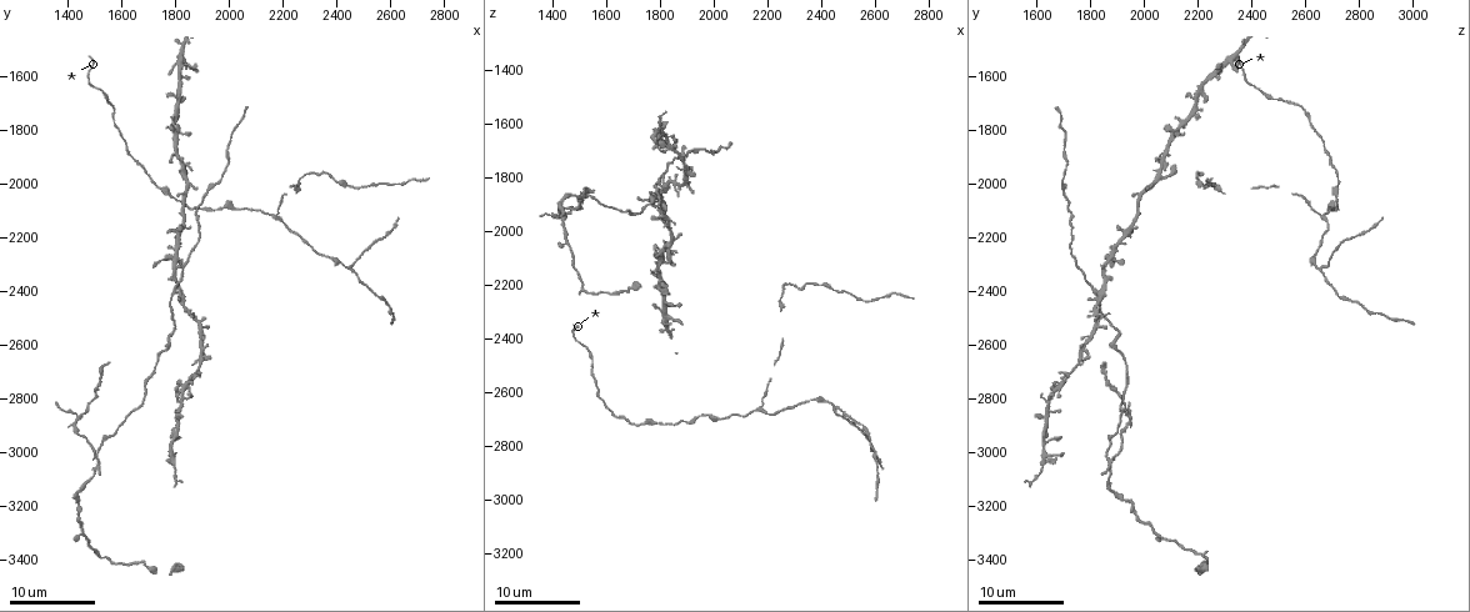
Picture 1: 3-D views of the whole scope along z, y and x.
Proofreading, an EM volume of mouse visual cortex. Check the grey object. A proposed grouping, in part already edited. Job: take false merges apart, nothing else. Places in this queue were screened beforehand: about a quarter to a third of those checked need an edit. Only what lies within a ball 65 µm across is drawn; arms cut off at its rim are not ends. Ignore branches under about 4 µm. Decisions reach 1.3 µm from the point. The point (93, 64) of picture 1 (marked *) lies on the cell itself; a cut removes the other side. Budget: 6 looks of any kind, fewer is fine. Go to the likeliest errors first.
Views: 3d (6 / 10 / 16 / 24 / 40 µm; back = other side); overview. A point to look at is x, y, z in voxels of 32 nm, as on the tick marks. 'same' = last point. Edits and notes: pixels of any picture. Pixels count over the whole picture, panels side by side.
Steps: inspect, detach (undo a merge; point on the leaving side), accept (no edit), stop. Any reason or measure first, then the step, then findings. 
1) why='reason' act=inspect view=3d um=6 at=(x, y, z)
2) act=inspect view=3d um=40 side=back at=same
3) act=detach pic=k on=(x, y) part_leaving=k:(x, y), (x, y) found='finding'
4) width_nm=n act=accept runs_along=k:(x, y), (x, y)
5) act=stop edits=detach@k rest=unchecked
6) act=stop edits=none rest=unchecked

why='four or more arms meet' act=inspect view=3d um=16 at=(1800, 2410, 1830)

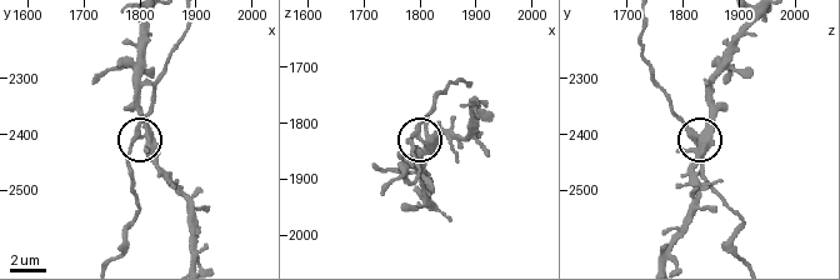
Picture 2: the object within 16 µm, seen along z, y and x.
arms=4 act=detach pic=2 on=(126, 156) found='a second cell is stuck on'

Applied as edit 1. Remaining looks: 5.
why='three arms meet' act=inspect view=3d um=10 at=(2180, 2120, 2670)

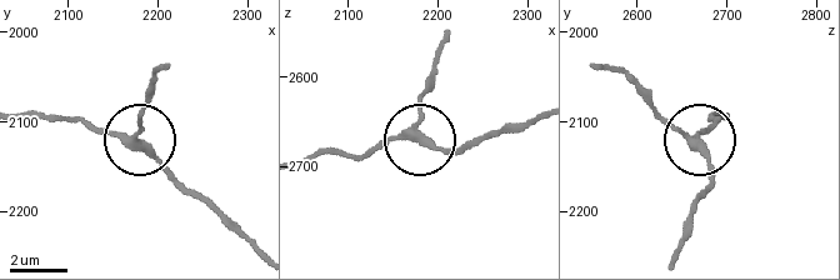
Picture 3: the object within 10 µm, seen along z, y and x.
why='other side' act=inspect view=3d um=10 side=back at=(2175, 2120, 2665)

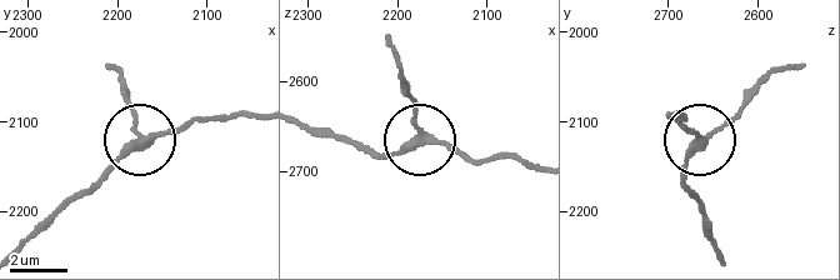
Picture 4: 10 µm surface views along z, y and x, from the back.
width_nm=260 act=accept runs_along=4:(670, 113), (706, 139), (760, 86) found='continuous, no second cell'

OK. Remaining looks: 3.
why='branch point' act=inspect view=3d um=10 at=(2460, 2300, 2660)

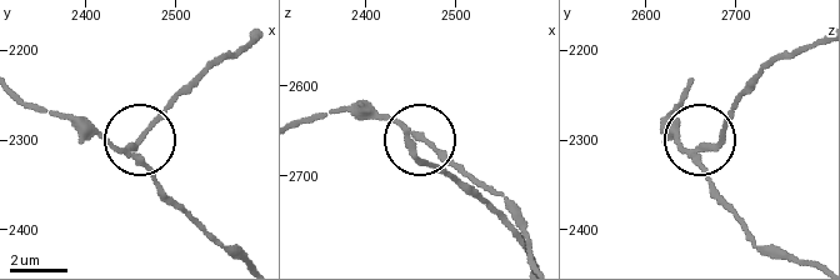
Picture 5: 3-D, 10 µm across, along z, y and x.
act=inspect view=3d um=10 side=back at=(2450, 2310, 2665)

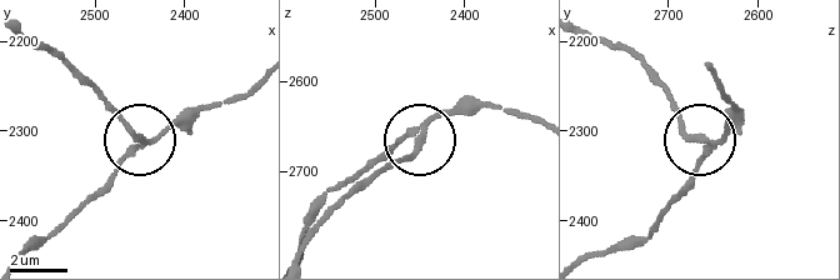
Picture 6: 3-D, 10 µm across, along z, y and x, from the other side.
arms=3 act=detach pic=6 on=(116, 113) part_leaving=6:(143, 143), (53, 53), (21, 35) found='a second cell is stuck on'

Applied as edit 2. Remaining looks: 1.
act=stop edits=detach@2,detach@6 rest=unchecked

